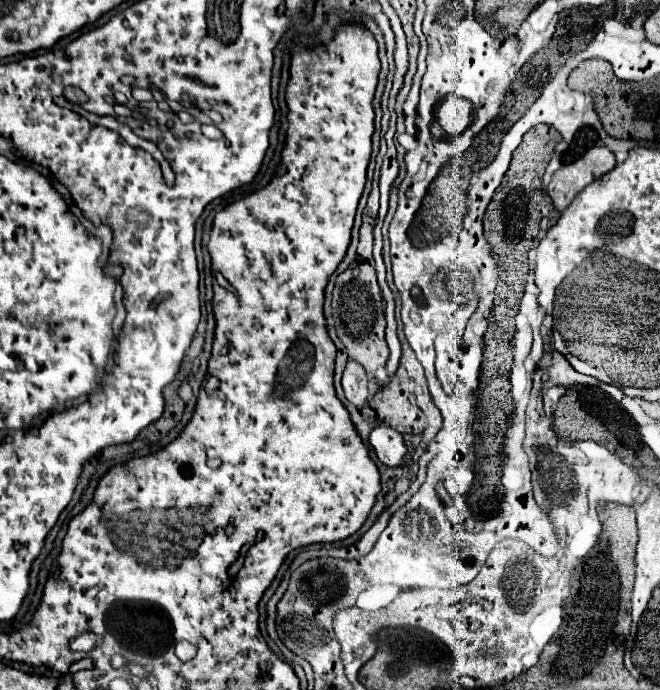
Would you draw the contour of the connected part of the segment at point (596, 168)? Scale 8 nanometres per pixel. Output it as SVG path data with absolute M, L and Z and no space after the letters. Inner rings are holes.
M593 147L569 163L563 165L559 171L553 173L553 179L547 187L549 197L553 199L553 205L557 211L563 211L573 197L585 189L593 179L609 173L615 167L615 155L607 147Z

